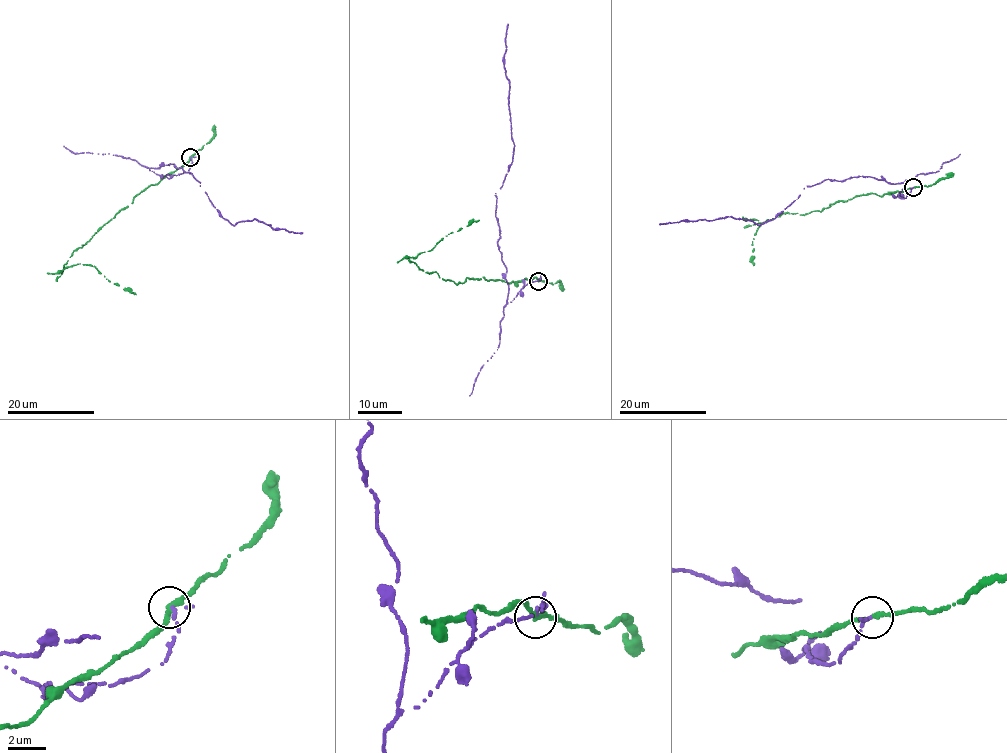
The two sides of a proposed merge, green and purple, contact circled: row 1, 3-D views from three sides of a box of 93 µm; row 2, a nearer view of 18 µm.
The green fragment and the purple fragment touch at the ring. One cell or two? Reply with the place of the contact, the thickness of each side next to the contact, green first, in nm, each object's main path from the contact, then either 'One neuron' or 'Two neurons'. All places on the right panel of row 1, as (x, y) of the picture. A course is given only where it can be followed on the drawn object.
Place: (913, 187). Thickness 260 nm (green) against 160 nm. Course of green: (913, 187), (839, 200), (821, 211), (785, 212), (750, 226), (745, 221), (761, 223), (752, 243), (753, 265). Course of purple: (913, 187), (899, 198), (903, 184), (866, 176), (825, 179), (758, 225), (731, 216), (659, 223). Two neurons

